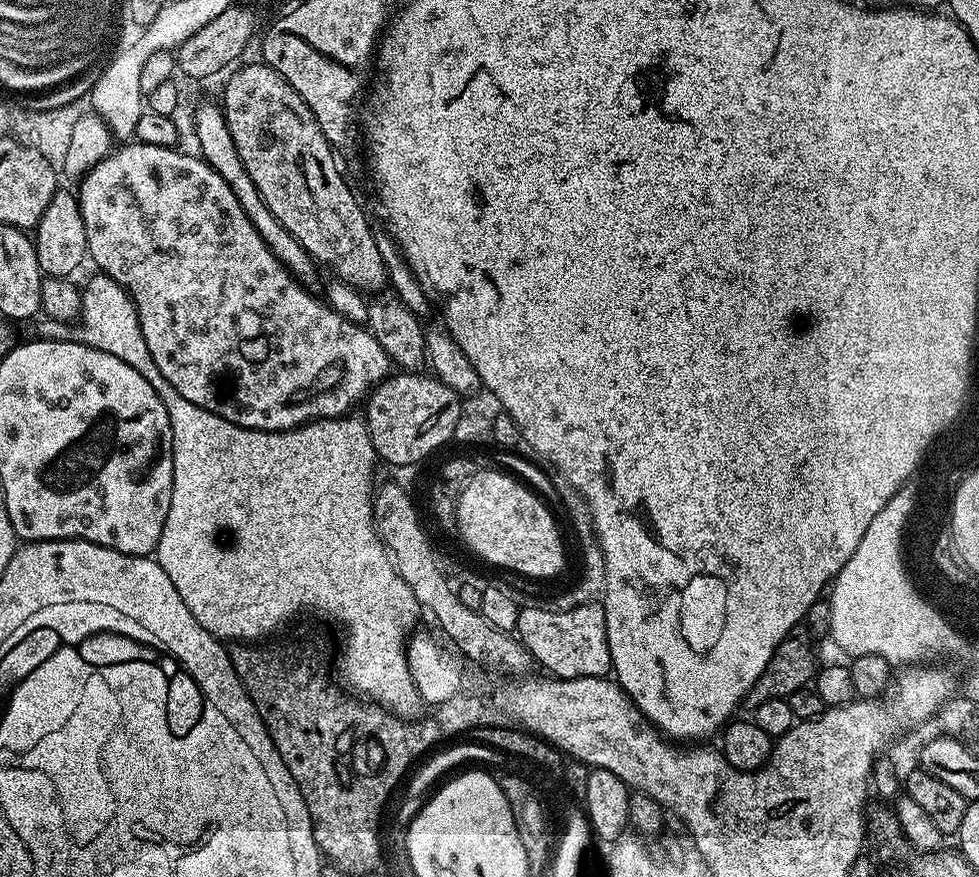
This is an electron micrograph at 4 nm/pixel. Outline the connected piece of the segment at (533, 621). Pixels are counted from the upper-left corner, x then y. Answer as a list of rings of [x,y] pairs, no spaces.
[[[603,603],[579,605],[576,609],[561,612],[552,606],[521,607],[515,635],[528,649],[533,661],[539,666],[541,664],[545,668],[543,671],[553,677],[573,680],[583,676],[607,677],[612,672]]]

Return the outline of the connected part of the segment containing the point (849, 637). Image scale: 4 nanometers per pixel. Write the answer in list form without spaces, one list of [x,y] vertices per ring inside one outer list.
[[[899,488],[894,498],[878,510],[866,534],[862,534],[858,550],[850,554],[846,566],[842,566],[833,580],[833,594],[827,599],[830,640],[842,651],[849,652],[849,657],[884,656],[893,666],[910,666],[916,664],[916,656],[943,647],[952,636],[936,612],[917,599],[900,568],[897,541],[909,505],[912,505],[910,490]]]

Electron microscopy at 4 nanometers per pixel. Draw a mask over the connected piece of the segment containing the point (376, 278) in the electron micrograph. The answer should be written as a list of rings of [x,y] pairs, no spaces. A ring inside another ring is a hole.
[[[265,63],[239,68],[224,84],[222,107],[230,126],[230,138],[234,138],[234,146],[238,146],[238,158],[242,158],[246,174],[250,174],[254,186],[258,186],[262,202],[270,206],[270,214],[286,226],[288,233],[309,252],[317,265],[324,267],[325,264],[335,279],[343,280],[364,294],[370,293],[371,288],[385,287],[389,283],[388,272],[381,254],[378,254],[377,233],[372,232],[364,217],[363,206],[356,201],[351,186],[344,181],[336,165],[337,153],[324,137],[314,113],[287,81]]]

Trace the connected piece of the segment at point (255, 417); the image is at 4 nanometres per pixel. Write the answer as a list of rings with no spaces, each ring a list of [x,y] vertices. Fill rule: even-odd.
[[[128,142],[120,149],[117,147],[110,151],[85,173],[78,189],[82,226],[86,226],[87,259],[93,260],[103,275],[114,278],[114,282],[123,286],[136,303],[142,338],[146,338],[146,347],[150,349],[150,358],[154,358],[154,366],[158,366],[162,378],[166,378],[166,382],[170,382],[170,386],[174,386],[174,390],[178,390],[186,402],[194,402],[194,406],[202,406],[226,418],[226,422],[234,422],[243,428],[253,428],[259,432],[289,432],[312,420],[349,415],[360,399],[361,403],[381,380],[388,379],[390,361],[374,334],[367,327],[348,321],[342,314],[336,313],[319,295],[316,297],[308,293],[311,291],[272,253],[246,210],[242,210],[238,198],[234,198],[234,190],[230,190],[226,178],[222,178],[222,174],[215,172],[199,155],[187,156],[176,148]]]

